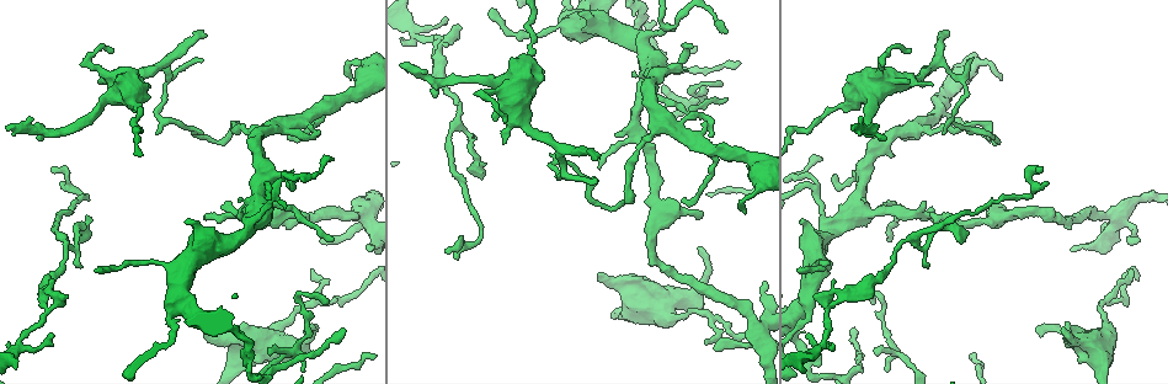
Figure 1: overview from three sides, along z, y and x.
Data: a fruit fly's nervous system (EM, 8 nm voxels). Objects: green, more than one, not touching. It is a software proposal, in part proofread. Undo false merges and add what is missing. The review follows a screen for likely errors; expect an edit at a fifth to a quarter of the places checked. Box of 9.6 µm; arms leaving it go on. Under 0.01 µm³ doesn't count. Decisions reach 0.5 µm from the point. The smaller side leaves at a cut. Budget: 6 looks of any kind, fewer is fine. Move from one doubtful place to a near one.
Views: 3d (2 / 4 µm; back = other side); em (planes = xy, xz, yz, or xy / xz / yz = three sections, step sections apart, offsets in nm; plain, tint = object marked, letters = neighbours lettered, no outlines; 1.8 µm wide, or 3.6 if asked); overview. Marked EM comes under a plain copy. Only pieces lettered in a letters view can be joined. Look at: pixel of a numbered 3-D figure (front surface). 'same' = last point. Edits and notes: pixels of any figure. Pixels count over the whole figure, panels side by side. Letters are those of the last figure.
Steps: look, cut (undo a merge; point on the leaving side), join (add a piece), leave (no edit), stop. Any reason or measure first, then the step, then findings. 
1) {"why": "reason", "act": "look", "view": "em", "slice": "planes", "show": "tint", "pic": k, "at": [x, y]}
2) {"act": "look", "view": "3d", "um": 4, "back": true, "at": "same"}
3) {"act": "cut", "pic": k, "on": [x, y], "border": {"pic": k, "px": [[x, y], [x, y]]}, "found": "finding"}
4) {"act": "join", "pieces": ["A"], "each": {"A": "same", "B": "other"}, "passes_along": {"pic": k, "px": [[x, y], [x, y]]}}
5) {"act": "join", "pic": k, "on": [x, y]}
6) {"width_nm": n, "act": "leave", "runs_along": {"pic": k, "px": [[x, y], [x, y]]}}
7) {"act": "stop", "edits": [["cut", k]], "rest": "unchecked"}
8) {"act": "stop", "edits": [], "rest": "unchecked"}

{"why": "sudden change in width", "act": "look", "view": "em", "slice": "planes", "show": "letters", "pic": 1, "at": [451, 93]}

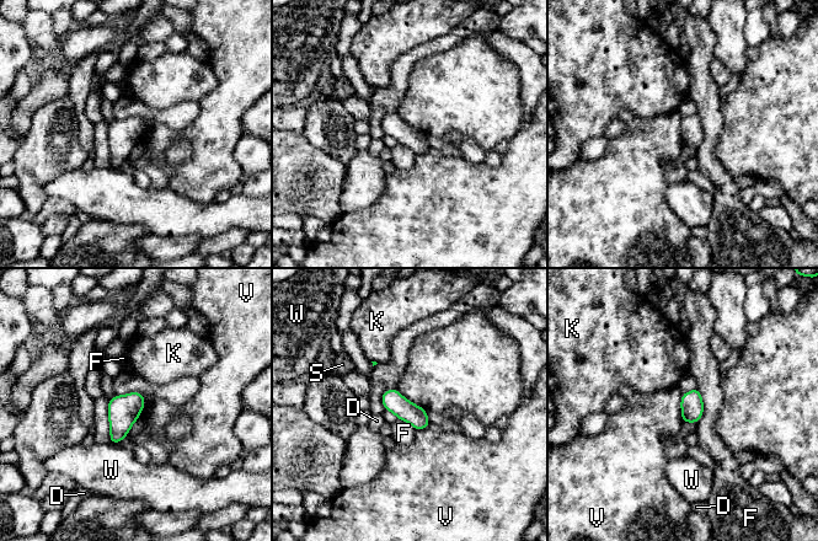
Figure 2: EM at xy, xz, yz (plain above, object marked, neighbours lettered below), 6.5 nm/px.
{"longest_contact_nm": ["V", 260], "act": "leave", "each": {"D": "other", "F": "other", "K": "other", "S": "other", "V": "other", "W": "other"}, "border": {"pic": 2, "px": [[395, 389], [426, 411]]}, "found": "continuous, no second cell"}

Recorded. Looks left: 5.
{"why": "free end", "act": "look", "view": "em", "um": 3.6, "slice": "planes", "show": "letters", "pic": 1, "at": [663, 91]}

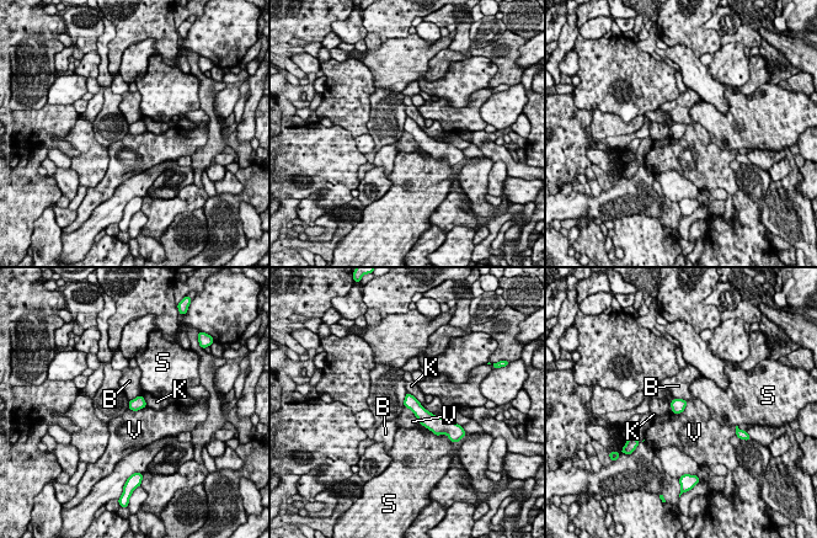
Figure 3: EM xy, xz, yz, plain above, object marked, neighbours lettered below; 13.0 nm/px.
{"longest_contact_nm": ["K", 420], "act": "leave", "each": {"B": "other", "K": "other", "S": "other", "V": "other"}, "border": {"pic": 3, "px": [[405, 406], [426, 427]]}, "found": "no lettered piece goes on from it"}

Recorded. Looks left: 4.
{"why": "an open end", "act": "look", "view": "em", "slice": "xz", "step": 8, "show": "letters", "pic": 1, "at": [600, 272]}

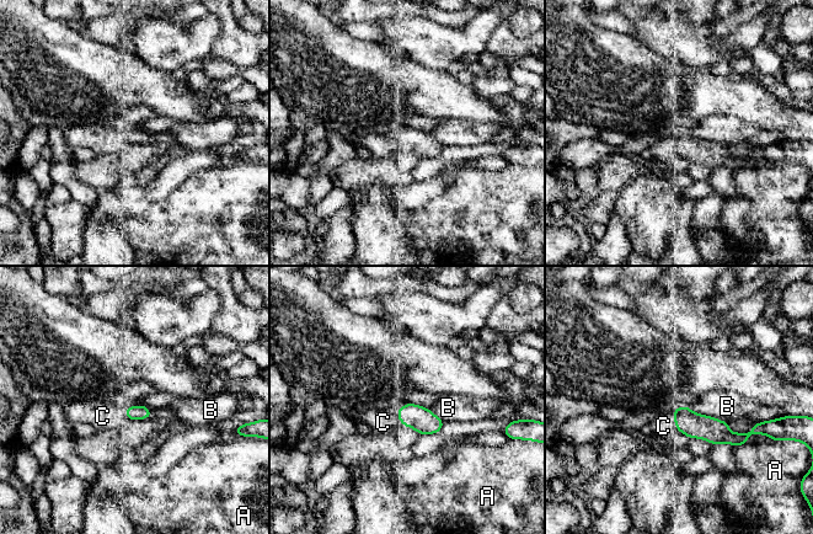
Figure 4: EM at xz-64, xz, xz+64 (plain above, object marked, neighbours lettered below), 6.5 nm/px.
{"act": "join", "pieces": ["C"], "each": {"A": "other", "B": "other", "C": "same"}, "found": "the cell continues"}

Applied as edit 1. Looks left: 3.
{"act": "stop", "edits": [["join", 4]], "rest": "unchecked"}

